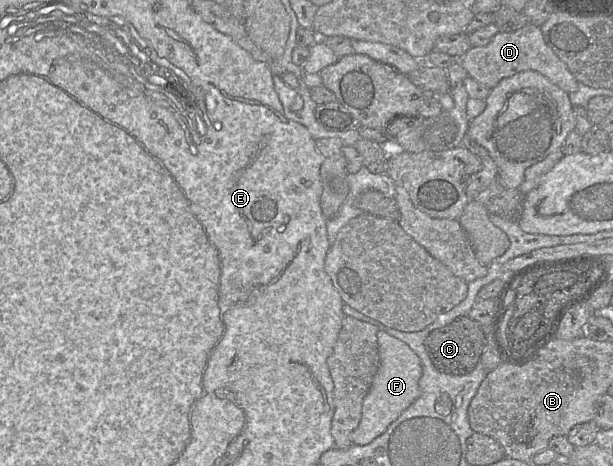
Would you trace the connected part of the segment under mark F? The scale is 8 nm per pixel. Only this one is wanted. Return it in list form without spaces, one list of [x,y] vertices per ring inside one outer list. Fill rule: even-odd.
[[[380,330],[377,332],[379,368],[363,400],[361,420],[351,432],[355,445],[367,445],[382,435],[420,395],[419,380],[422,366],[418,355],[404,342]]]

